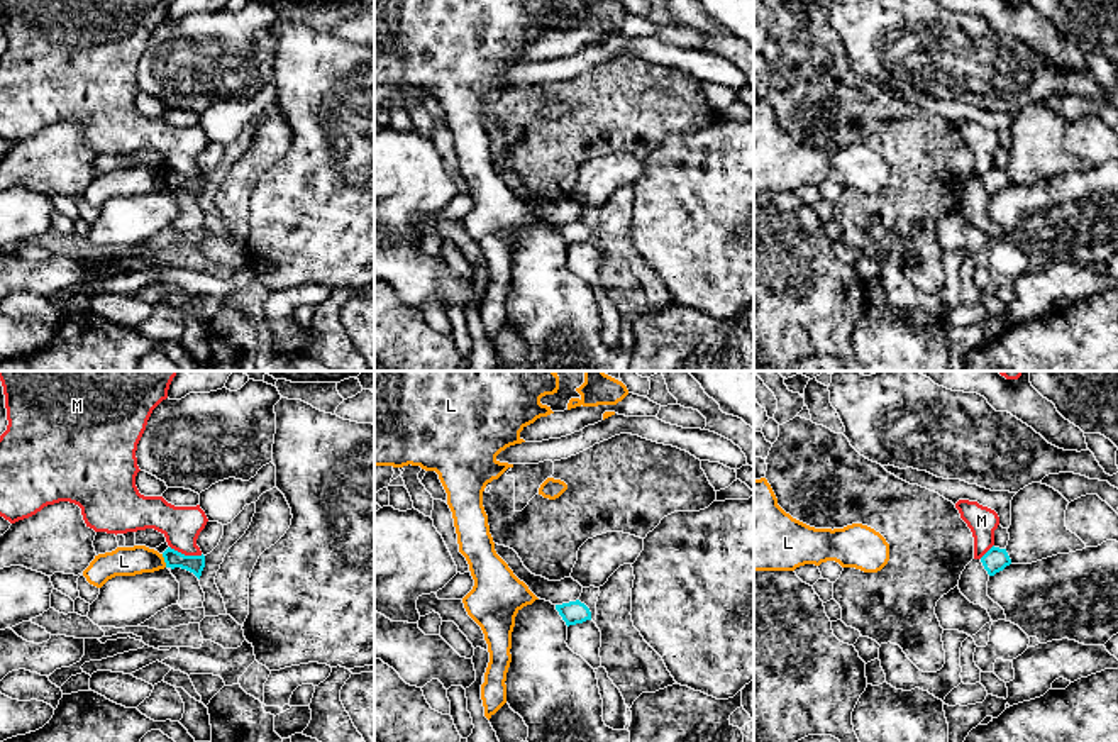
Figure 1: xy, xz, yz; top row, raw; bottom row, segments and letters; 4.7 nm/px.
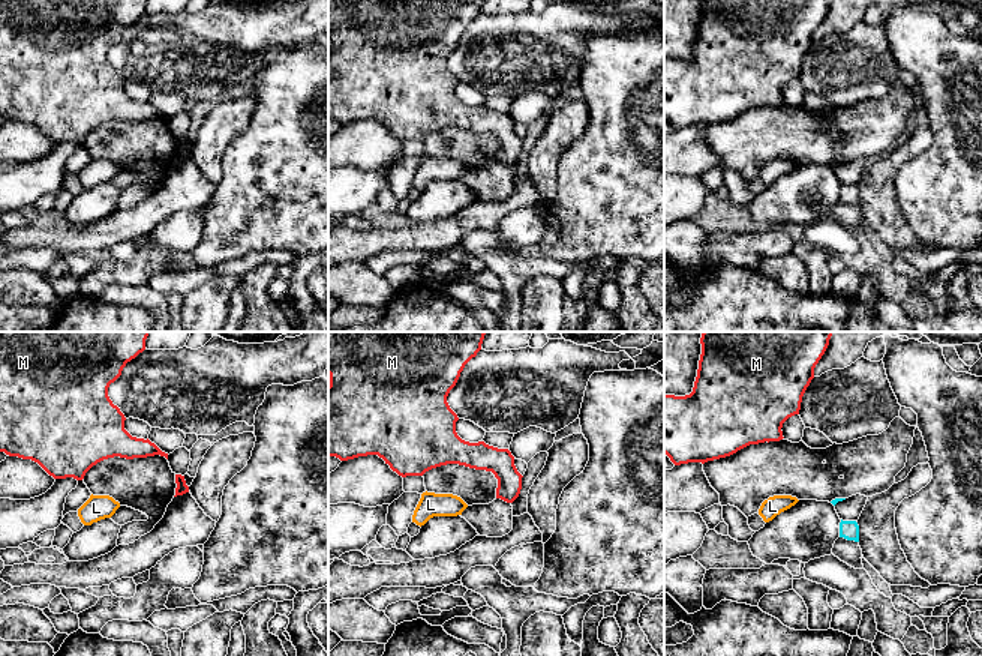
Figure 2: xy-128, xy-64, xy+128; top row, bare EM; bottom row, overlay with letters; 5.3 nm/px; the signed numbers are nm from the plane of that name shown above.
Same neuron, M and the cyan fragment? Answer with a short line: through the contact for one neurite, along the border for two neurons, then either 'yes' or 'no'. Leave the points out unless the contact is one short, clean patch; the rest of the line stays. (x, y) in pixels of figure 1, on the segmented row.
line xy (170, 546), (185, 554), (202, 554); no

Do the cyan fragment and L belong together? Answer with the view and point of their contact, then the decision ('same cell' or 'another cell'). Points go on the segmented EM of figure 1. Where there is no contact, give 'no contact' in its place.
meets cyan in xy at (165, 561); another cell

